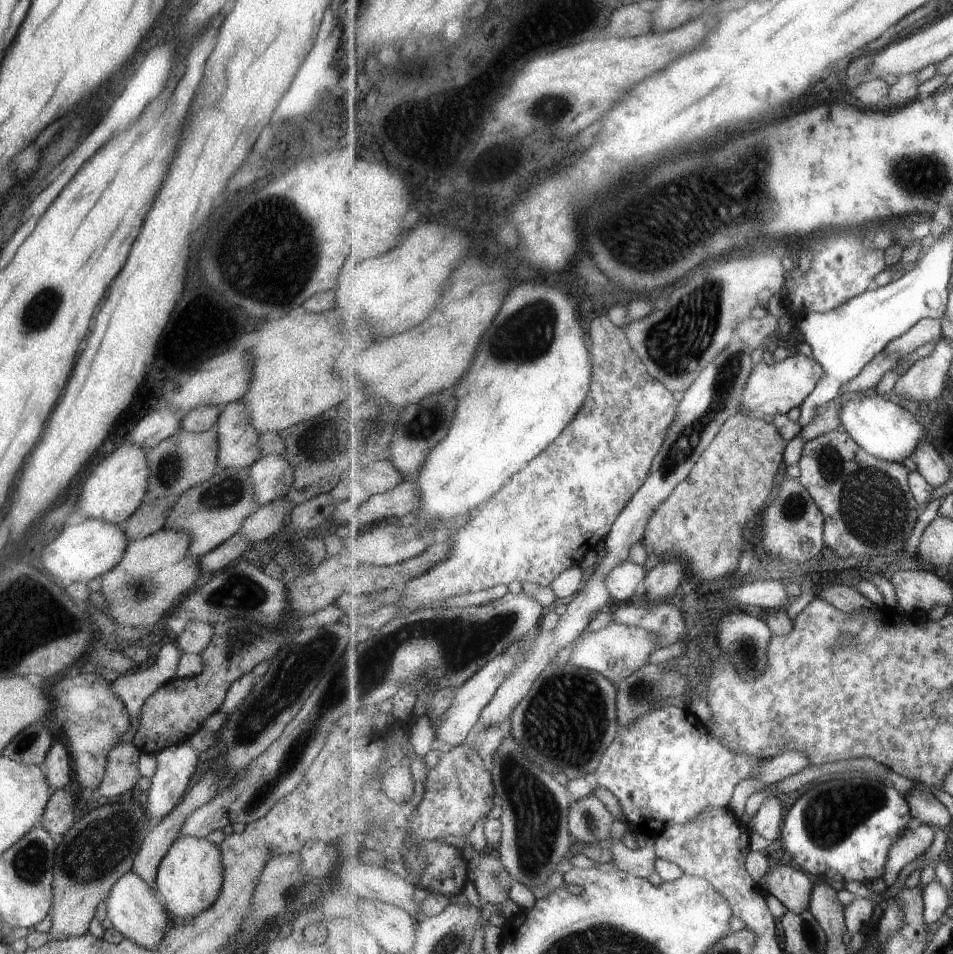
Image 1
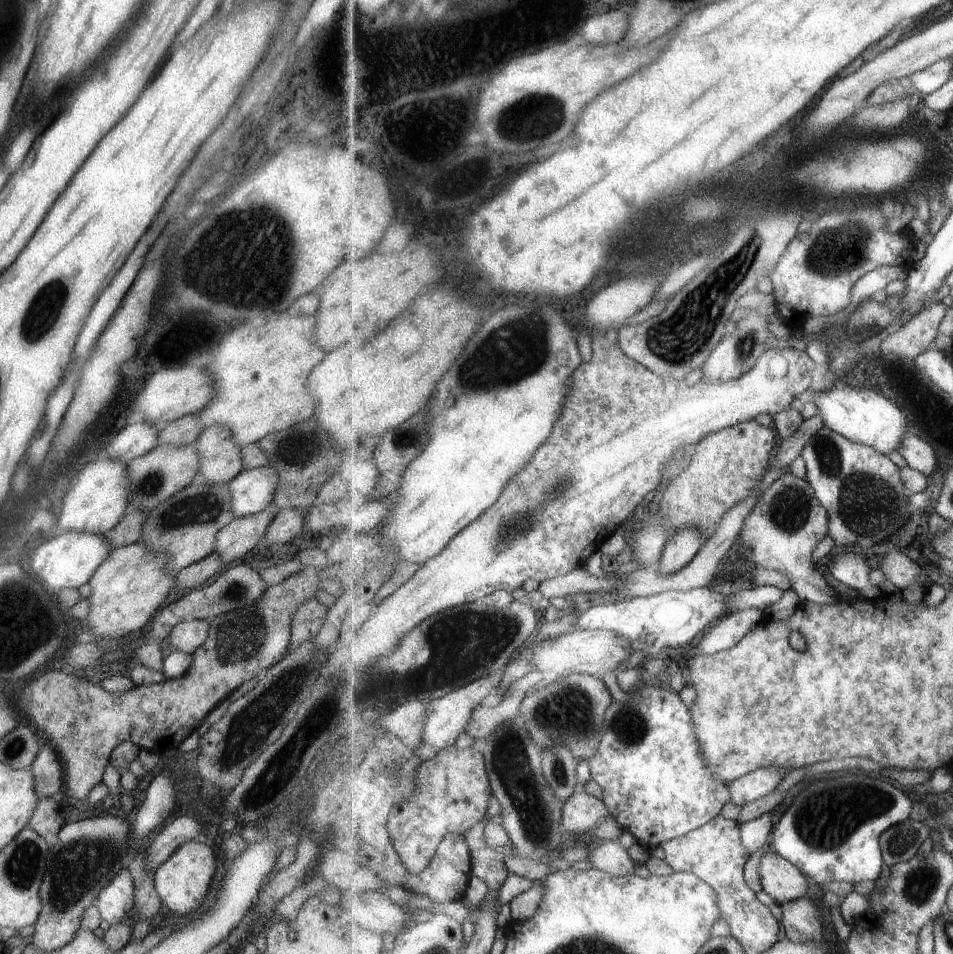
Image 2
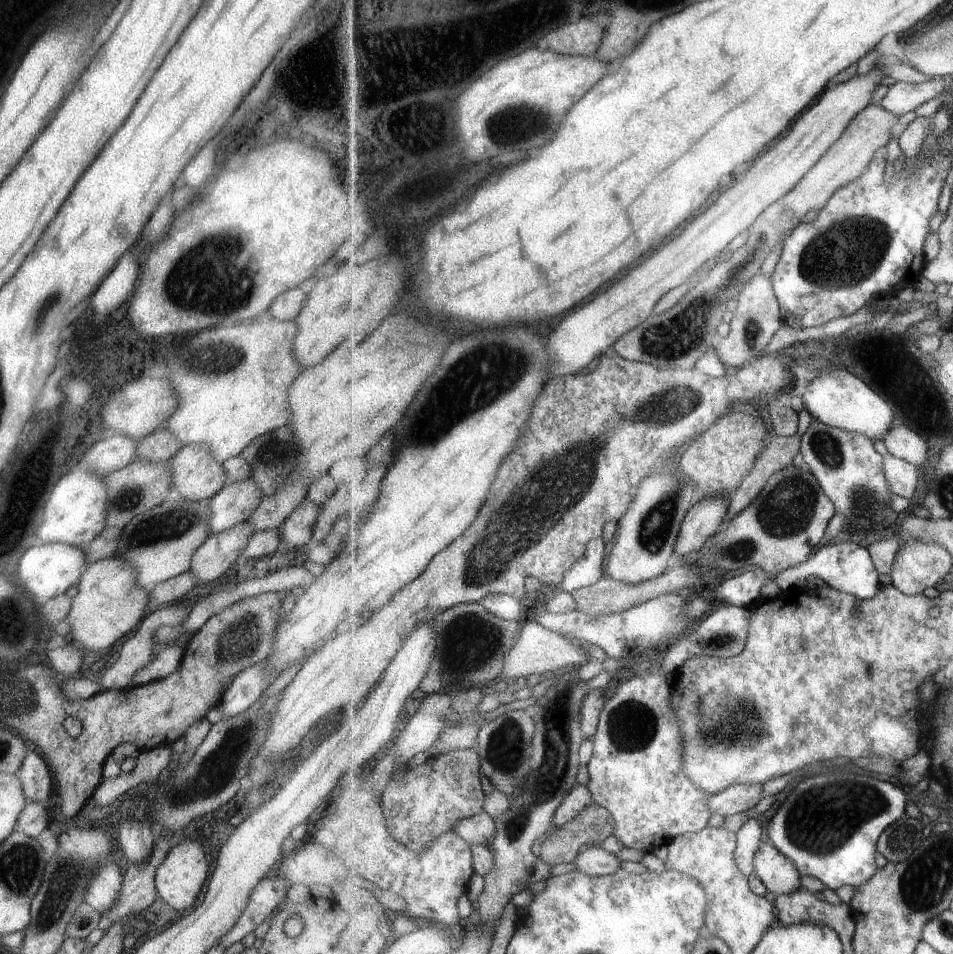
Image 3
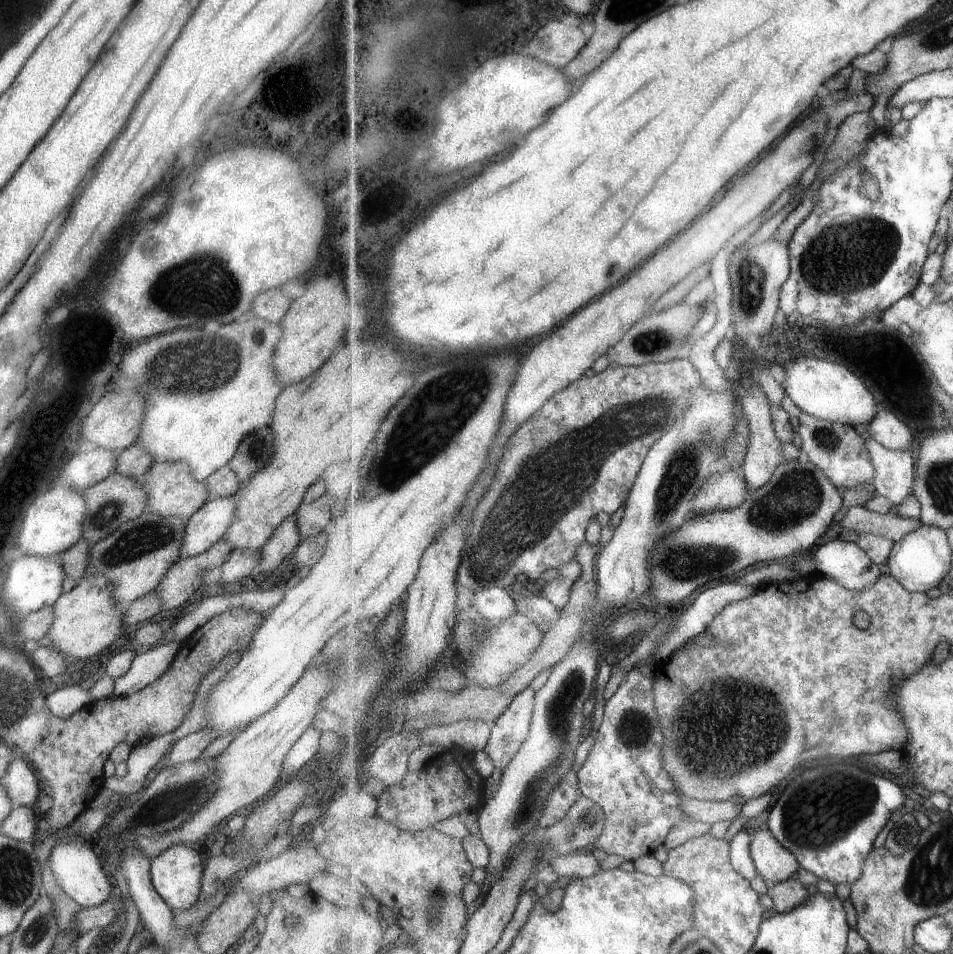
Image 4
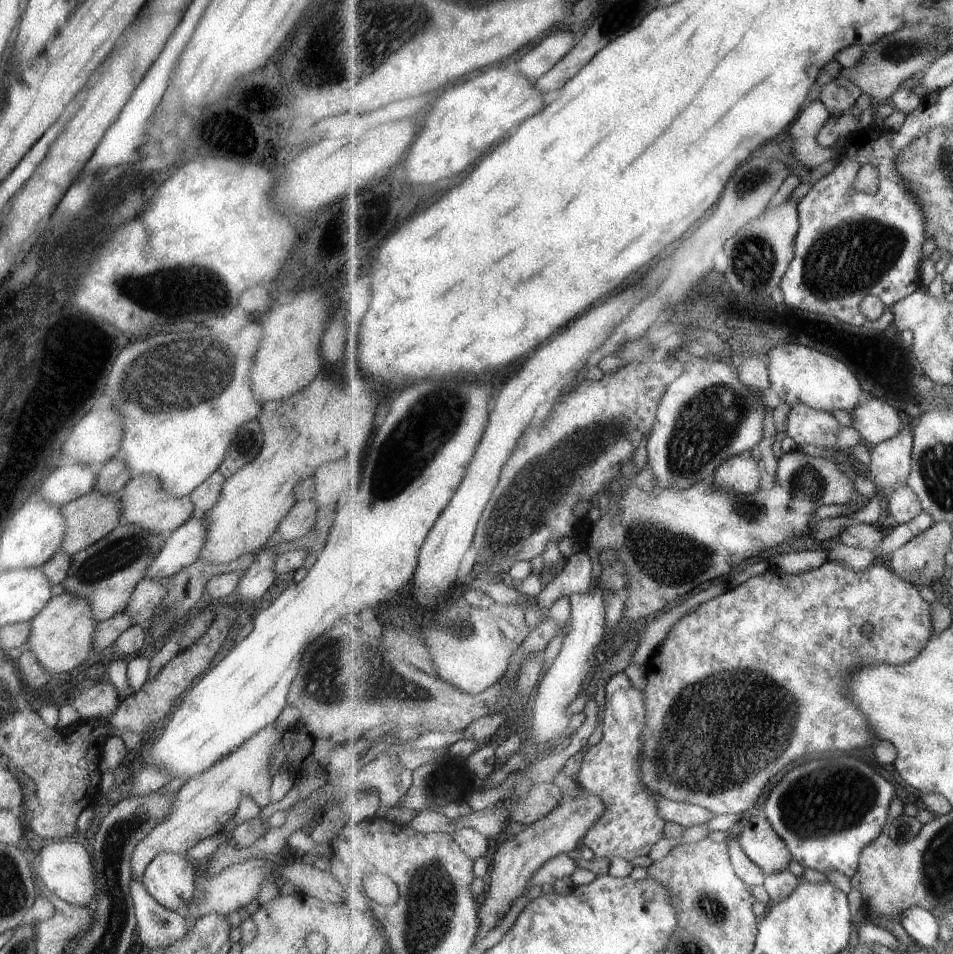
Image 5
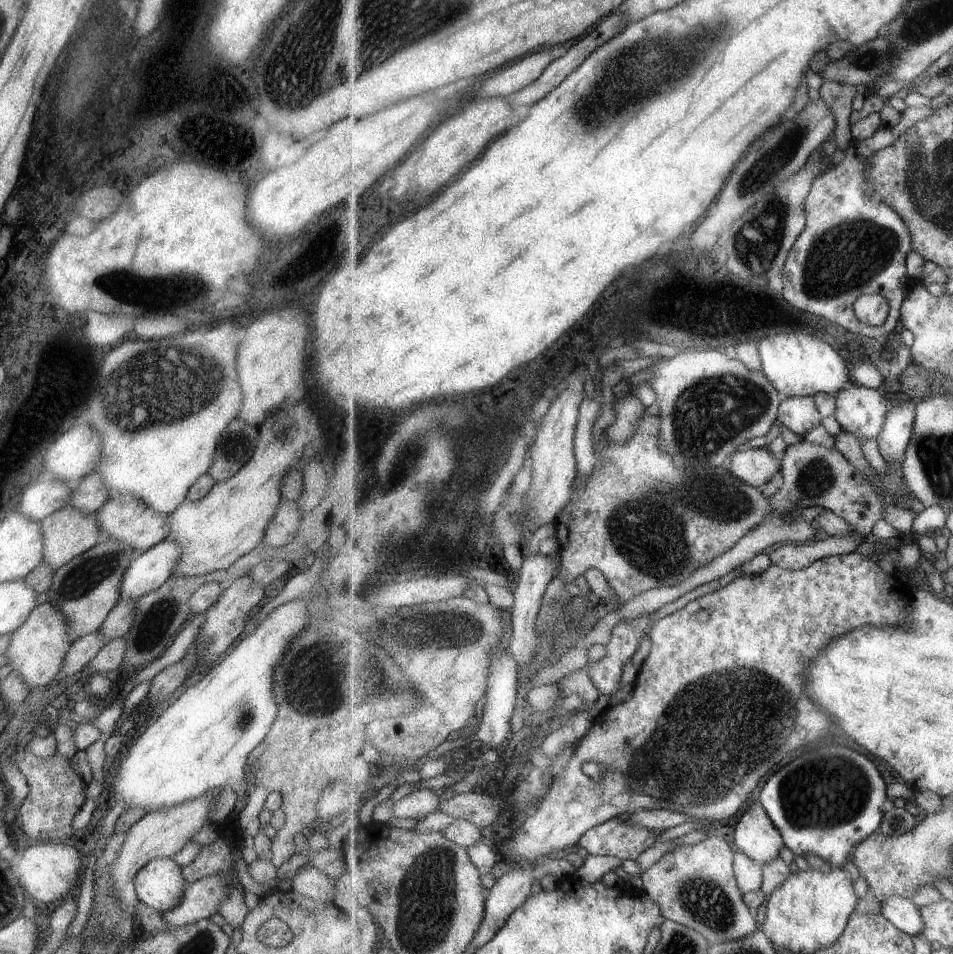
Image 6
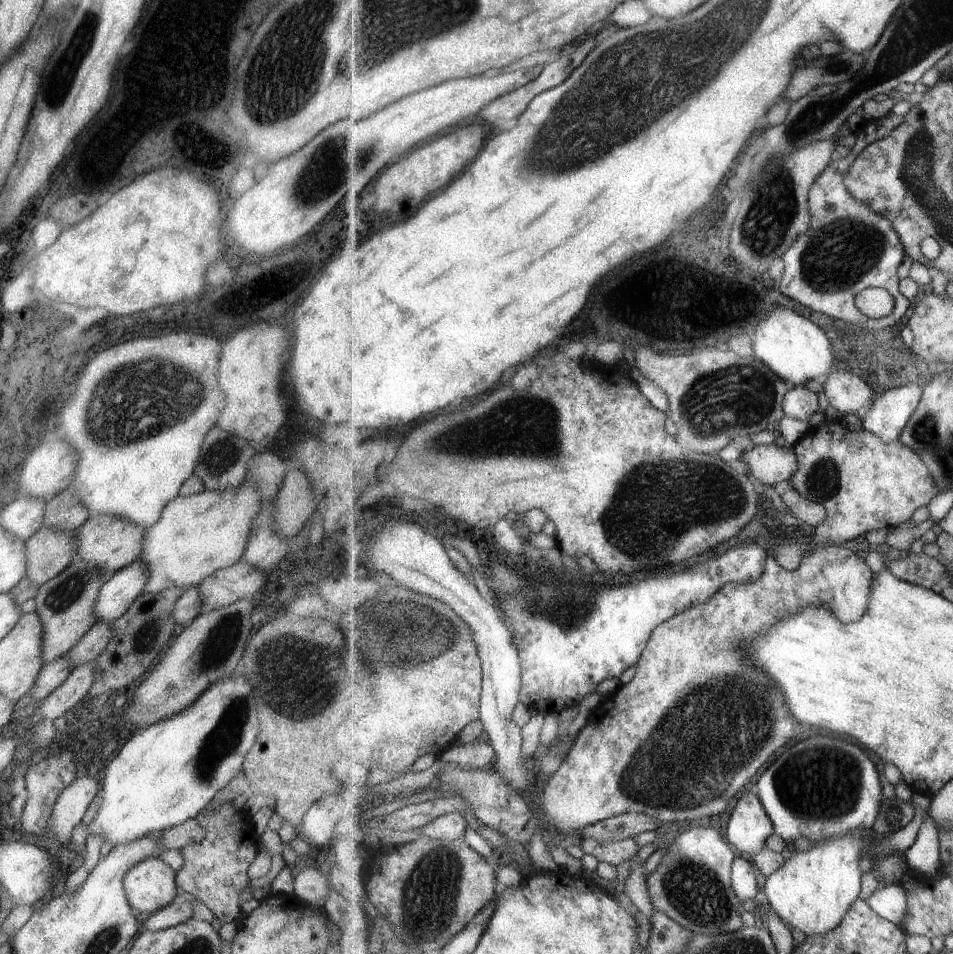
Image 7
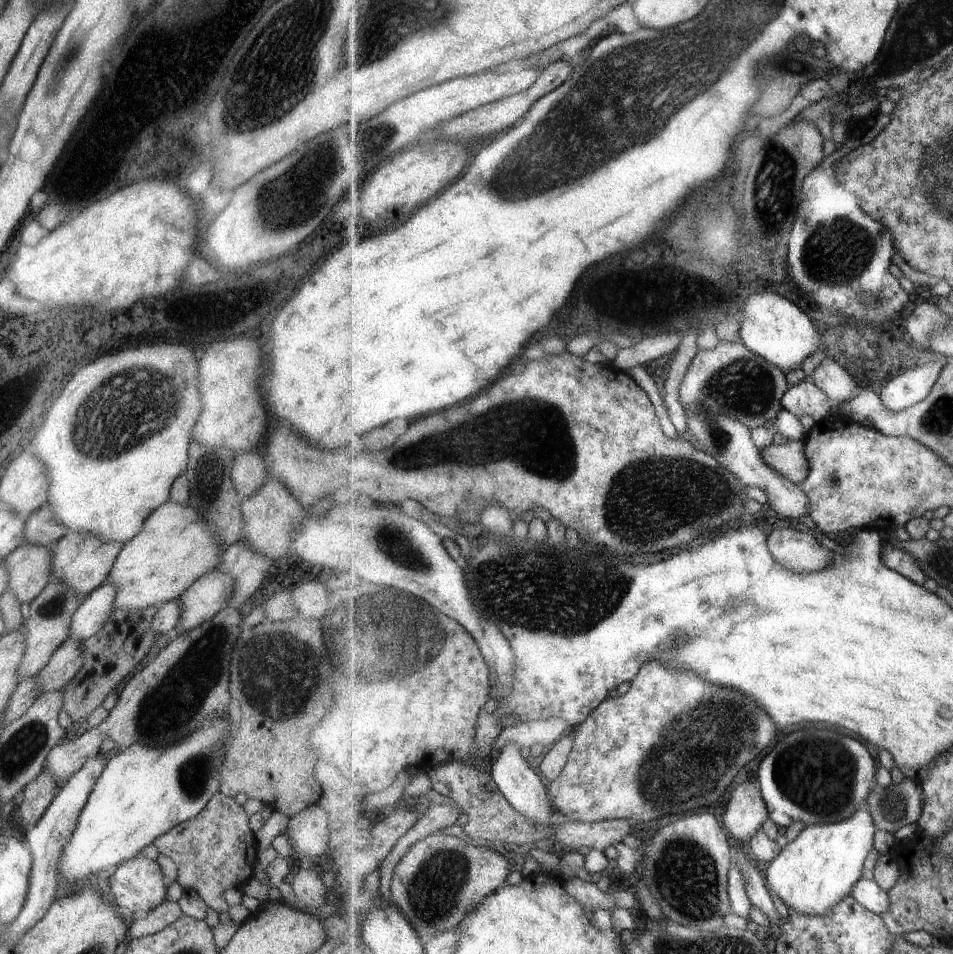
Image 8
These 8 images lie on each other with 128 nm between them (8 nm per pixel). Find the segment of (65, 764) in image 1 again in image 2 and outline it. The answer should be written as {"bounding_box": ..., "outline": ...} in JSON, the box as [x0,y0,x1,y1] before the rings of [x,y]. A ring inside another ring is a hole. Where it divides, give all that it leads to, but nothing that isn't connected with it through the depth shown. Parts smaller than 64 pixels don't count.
{"bounding_box":[29,745,63,798],"outline":[[[41,745],[29,768],[38,798],[53,796],[63,789],[60,760],[57,752],[51,747],[51,745]]]}

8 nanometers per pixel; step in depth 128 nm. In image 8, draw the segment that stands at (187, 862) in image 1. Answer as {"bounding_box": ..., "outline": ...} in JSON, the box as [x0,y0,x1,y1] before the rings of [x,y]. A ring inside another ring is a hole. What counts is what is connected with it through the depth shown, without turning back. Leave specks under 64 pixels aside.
{"bounding_box":[108,855,167,914],"outline":[[[142,855],[133,856],[125,860],[108,873],[108,898],[113,906],[125,914],[150,912],[161,902],[164,902],[167,887],[163,884],[161,868],[153,860],[148,860]]]}

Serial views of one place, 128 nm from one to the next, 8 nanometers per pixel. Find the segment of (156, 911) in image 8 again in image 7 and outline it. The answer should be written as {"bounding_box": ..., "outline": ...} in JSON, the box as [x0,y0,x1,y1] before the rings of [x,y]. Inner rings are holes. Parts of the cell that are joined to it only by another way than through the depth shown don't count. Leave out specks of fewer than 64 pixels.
{"bounding_box":[140,891,195,932],"outline":[[[178,891],[170,904],[155,913],[151,913],[151,916],[145,922],[140,923],[140,926],[145,928],[145,931],[157,932],[182,924],[192,917],[195,900],[195,896]]]}

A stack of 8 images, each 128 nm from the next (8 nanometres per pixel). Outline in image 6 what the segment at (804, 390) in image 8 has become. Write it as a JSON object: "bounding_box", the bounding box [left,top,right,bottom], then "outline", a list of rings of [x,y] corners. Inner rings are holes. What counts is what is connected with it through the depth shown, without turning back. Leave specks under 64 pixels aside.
{"bounding_box":[778,396,823,439],"outline":[[[813,396],[786,397],[780,404],[778,421],[804,439],[809,430],[823,422],[823,416]]]}

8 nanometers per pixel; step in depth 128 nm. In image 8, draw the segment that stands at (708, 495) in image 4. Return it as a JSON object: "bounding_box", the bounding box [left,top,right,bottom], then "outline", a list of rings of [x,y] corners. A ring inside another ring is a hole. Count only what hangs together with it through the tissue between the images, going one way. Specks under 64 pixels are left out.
{"bounding_box":[761,436,811,482],"outline":[[[803,436],[801,440],[788,441],[781,446],[771,443],[761,449],[761,454],[771,468],[792,482],[805,481],[811,472],[811,462],[807,458],[807,439],[807,436]]]}

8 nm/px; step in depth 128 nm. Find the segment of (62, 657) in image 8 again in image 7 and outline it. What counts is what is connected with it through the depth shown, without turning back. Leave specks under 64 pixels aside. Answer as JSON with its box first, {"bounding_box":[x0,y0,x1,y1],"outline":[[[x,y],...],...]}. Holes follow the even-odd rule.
{"bounding_box":[65,620,113,668],"outline":[[[107,620],[95,622],[67,652],[65,656],[71,660],[73,668],[85,664],[85,662],[93,661],[101,650],[107,646],[107,640],[113,638],[111,626]]]}

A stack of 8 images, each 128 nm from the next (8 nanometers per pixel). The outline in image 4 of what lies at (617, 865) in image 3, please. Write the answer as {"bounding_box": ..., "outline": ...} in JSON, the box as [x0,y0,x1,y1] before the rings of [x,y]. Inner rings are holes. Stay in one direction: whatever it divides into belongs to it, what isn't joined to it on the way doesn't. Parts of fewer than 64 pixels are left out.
{"bounding_box":[550,853,601,879],"outline":[[[591,853],[557,856],[550,866],[558,876],[570,879],[587,879],[601,871],[601,862]]]}

